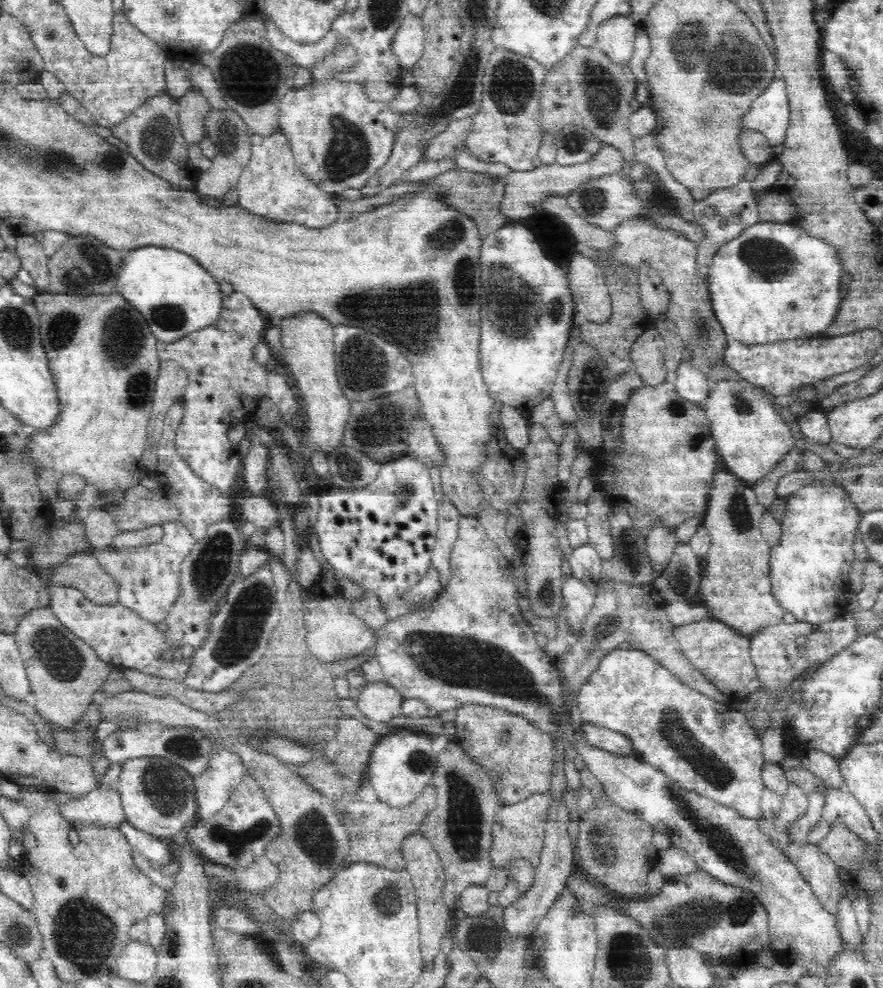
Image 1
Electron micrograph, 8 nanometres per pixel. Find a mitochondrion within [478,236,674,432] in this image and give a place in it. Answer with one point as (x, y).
(491, 294)

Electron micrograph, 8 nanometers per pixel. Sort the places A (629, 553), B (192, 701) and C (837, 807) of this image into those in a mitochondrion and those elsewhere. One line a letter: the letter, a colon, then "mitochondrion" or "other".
A: mitochondrion
B: other
C: other

